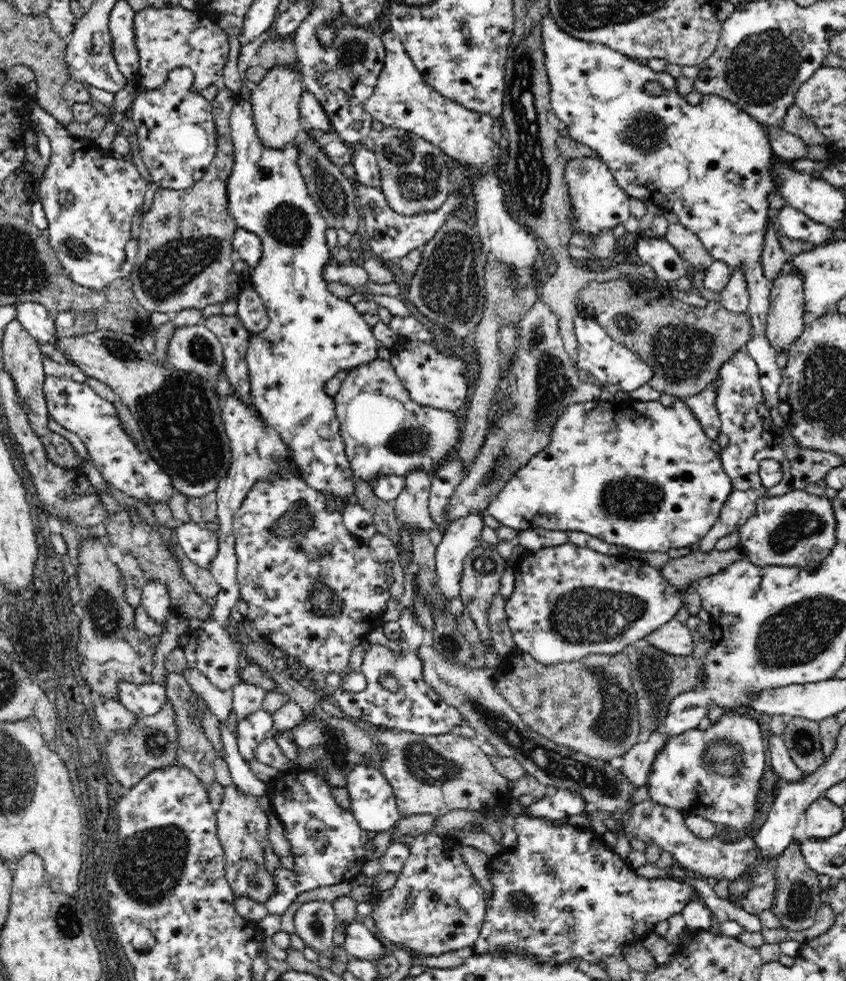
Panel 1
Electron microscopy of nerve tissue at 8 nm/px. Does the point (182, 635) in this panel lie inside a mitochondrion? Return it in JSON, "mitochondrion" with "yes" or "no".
{"mitochondrion":"no"}

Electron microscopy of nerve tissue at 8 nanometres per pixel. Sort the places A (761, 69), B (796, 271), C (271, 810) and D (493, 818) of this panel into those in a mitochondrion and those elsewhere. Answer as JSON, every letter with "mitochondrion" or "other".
{"A":"mitochondrion","B":"other","C":"other","D":"other"}

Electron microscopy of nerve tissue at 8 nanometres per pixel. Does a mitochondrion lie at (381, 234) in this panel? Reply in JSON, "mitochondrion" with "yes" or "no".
{"mitochondrion":"no"}

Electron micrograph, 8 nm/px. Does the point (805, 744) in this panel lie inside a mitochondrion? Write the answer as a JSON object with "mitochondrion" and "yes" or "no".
{"mitochondrion":"yes"}

